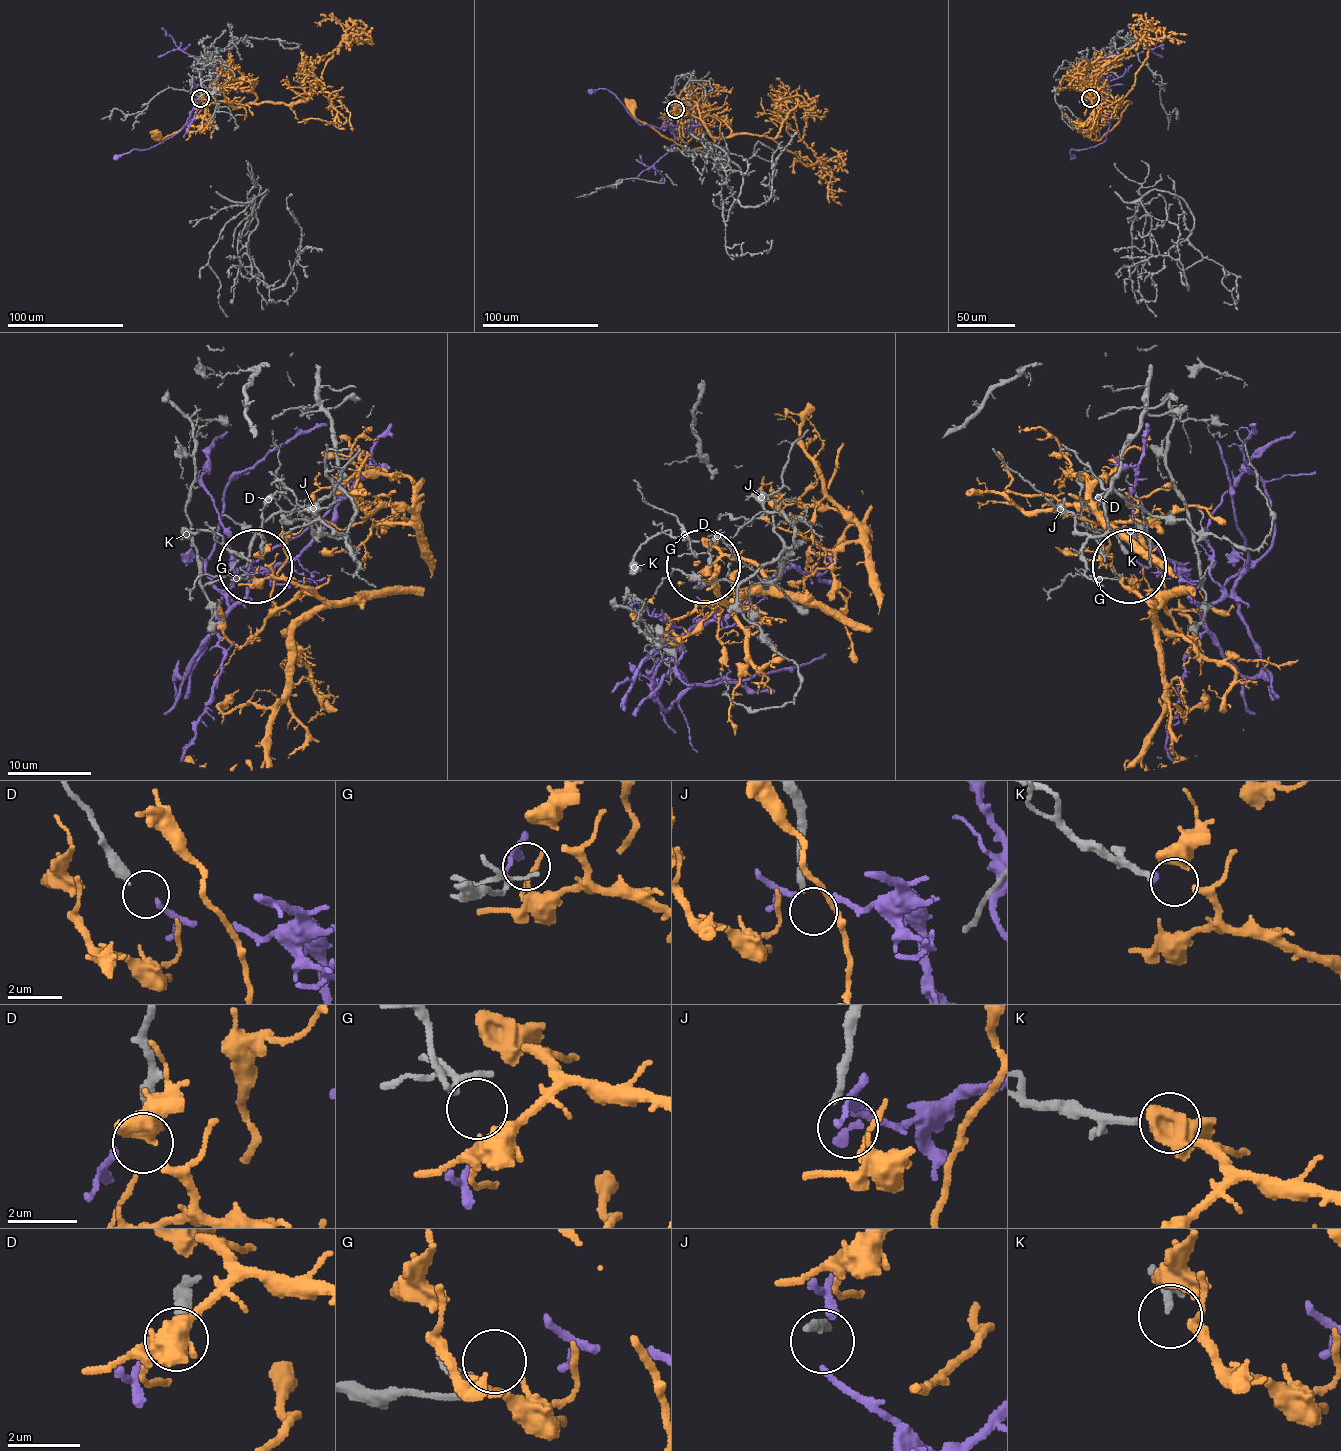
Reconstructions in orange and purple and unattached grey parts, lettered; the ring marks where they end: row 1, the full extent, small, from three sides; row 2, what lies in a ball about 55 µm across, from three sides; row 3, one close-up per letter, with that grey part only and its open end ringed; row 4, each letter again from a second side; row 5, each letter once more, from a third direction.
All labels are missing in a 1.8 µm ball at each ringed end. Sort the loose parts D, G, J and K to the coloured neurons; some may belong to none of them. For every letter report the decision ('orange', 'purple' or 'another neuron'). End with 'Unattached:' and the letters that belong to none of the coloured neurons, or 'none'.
D: purple
G: another neuron
J: another neuron
K: orange
Unattached: G, J

